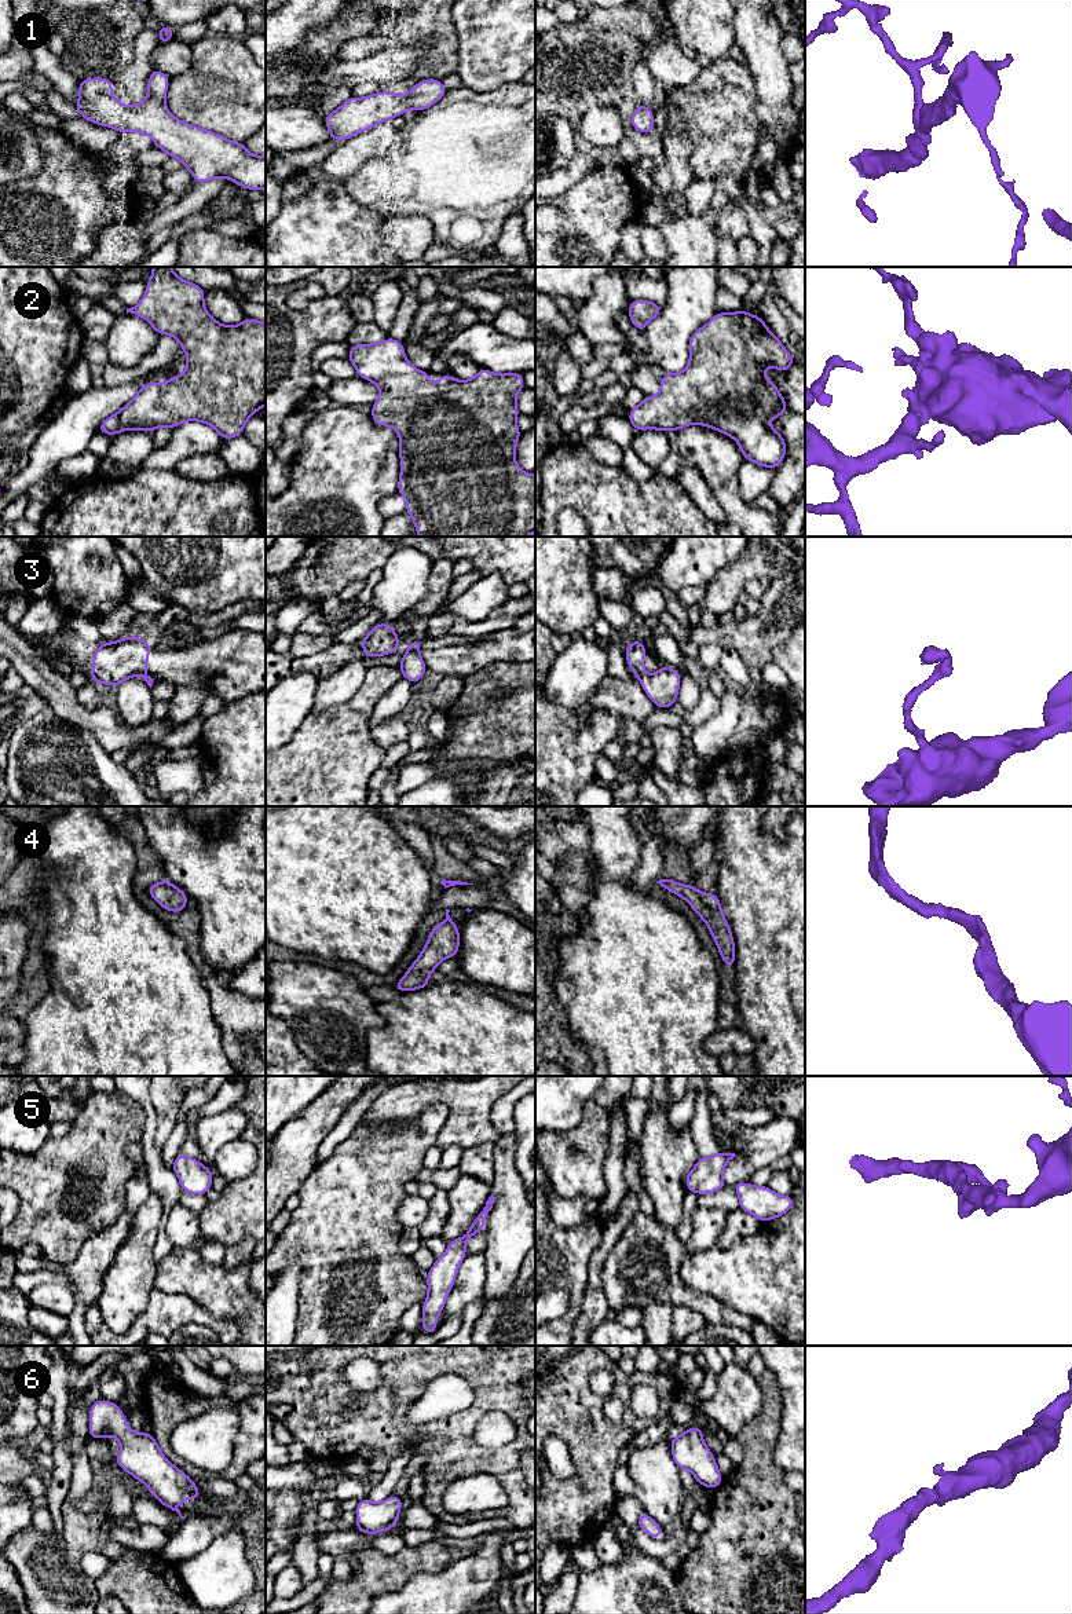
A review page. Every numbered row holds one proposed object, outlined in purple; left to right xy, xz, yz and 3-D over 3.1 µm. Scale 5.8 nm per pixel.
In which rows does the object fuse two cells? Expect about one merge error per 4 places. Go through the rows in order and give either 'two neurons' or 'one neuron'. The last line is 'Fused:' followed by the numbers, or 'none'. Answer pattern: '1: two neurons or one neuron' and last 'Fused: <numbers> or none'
1: one neuron
2: one neuron
3: two neurons
4: one neuron
5: one neuron
6: one neuron
Fused: 3

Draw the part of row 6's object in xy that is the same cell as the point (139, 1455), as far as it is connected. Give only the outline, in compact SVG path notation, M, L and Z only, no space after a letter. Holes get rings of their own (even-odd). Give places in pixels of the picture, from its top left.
M100 1399L89 1408L88 1435L105 1439L106 1434L121 1442L116 1457L118 1467L146 1485L162 1505L184 1519L178 1504L183 1500L197 1500L202 1490L162 1454L153 1434L133 1432L121 1408Z

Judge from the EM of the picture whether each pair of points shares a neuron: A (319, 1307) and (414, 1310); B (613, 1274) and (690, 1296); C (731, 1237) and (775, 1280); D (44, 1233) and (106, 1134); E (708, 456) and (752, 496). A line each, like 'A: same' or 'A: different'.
A: different
B: same
C: different
D: same
E: different

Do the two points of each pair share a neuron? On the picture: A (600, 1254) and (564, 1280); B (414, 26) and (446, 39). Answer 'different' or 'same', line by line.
A: different
B: same

